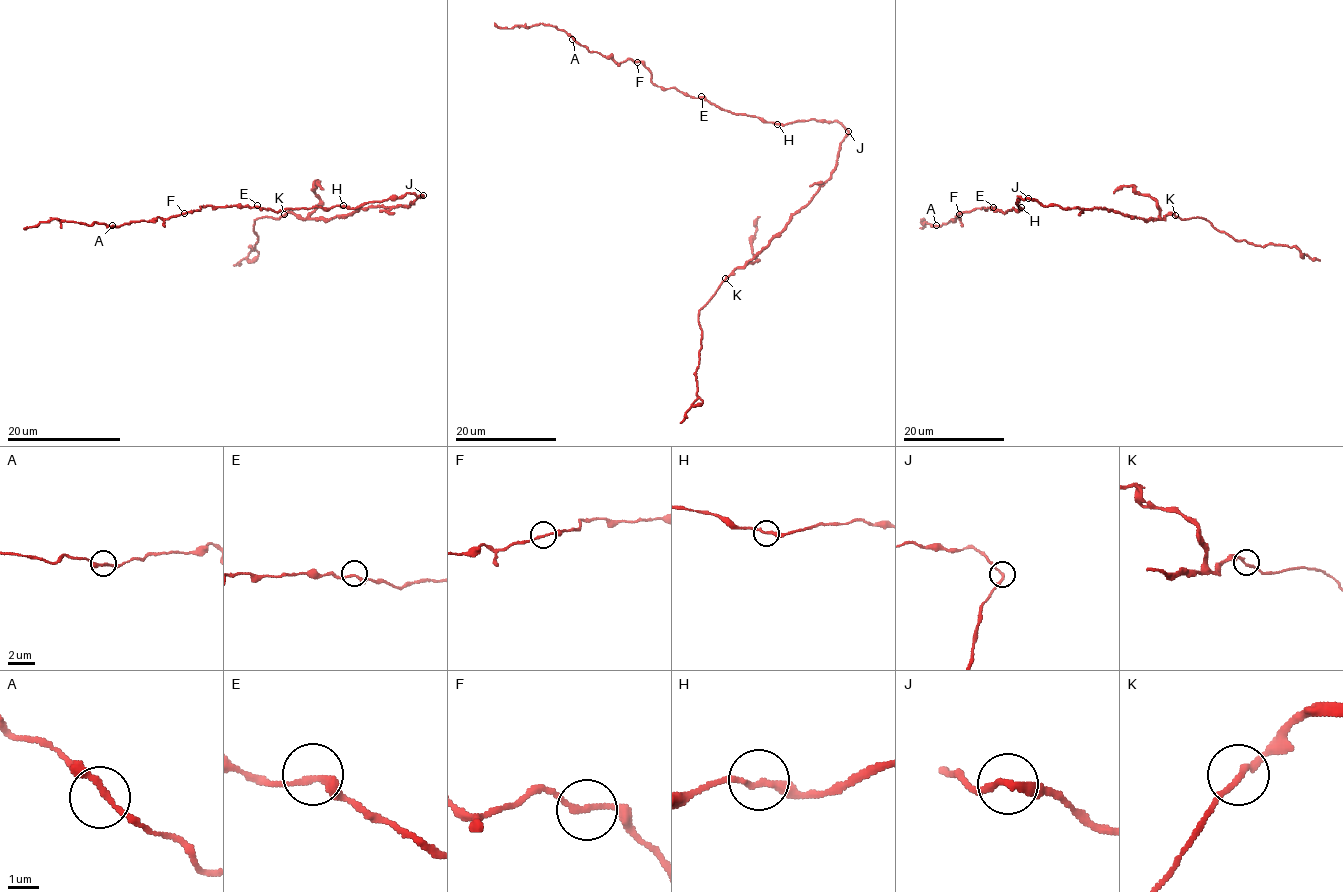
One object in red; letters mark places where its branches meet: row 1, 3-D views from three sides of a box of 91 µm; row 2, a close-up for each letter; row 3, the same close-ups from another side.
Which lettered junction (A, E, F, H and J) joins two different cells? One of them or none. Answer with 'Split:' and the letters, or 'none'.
Split: J

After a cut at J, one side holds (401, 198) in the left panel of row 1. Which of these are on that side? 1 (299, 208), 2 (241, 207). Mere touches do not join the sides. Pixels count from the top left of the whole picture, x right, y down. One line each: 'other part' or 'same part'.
1: same part
2: same part

